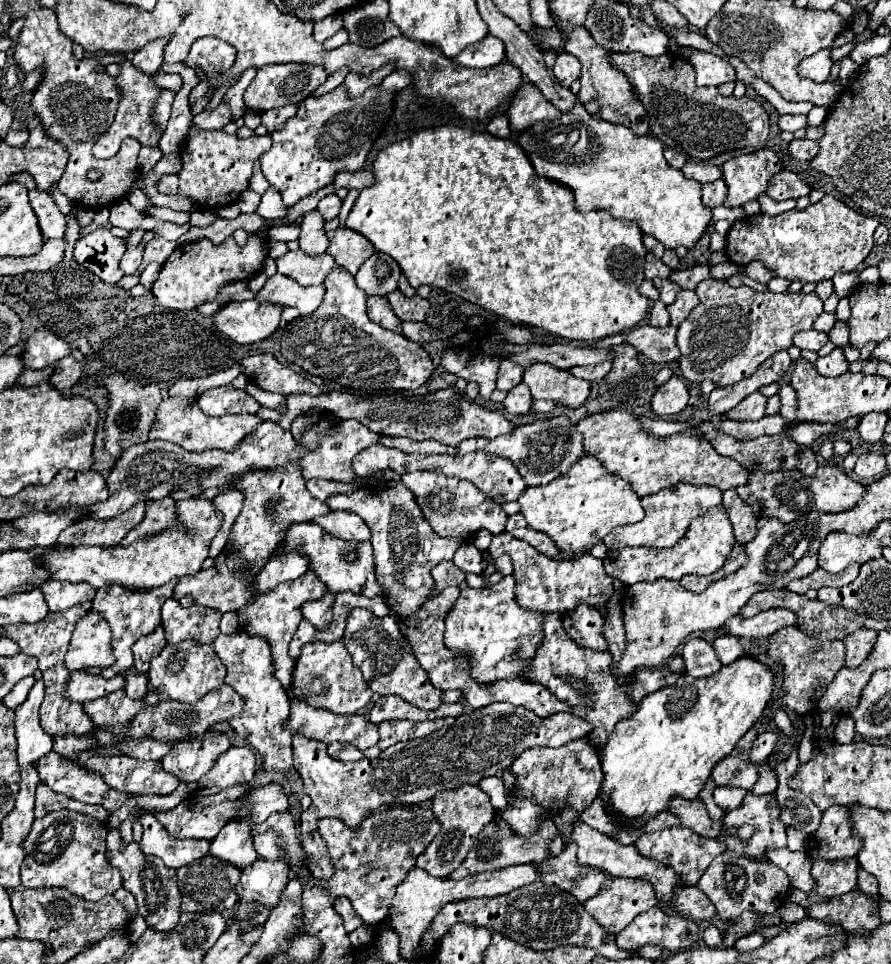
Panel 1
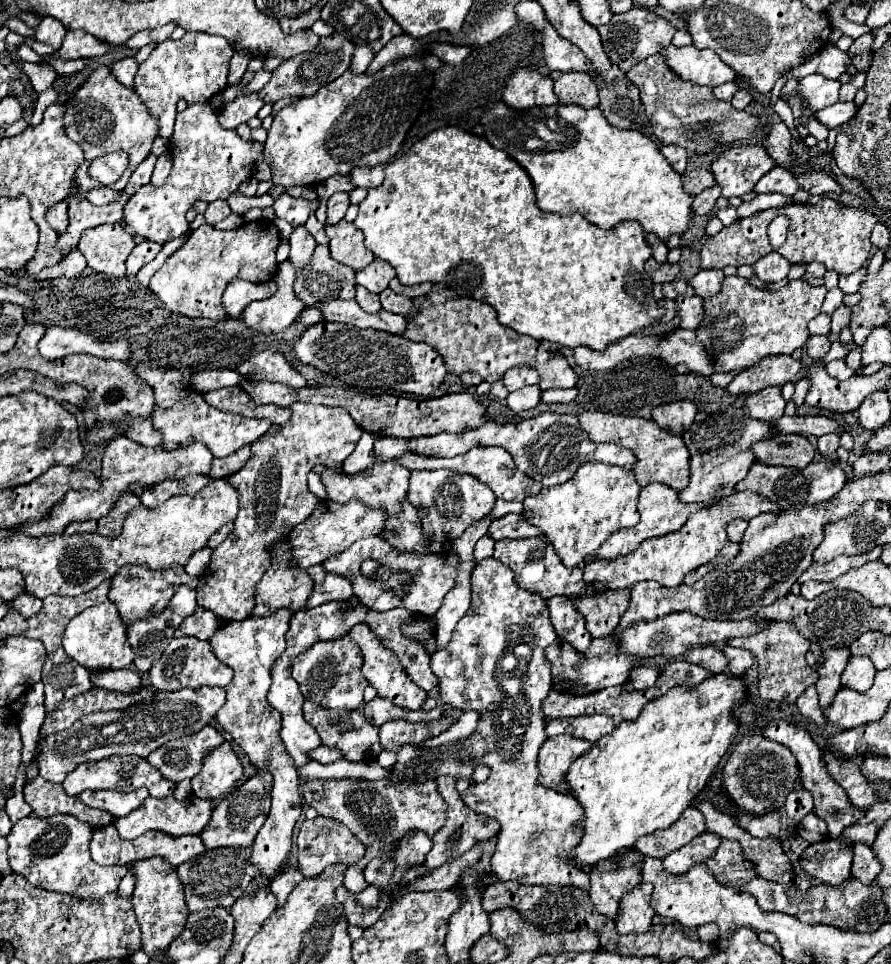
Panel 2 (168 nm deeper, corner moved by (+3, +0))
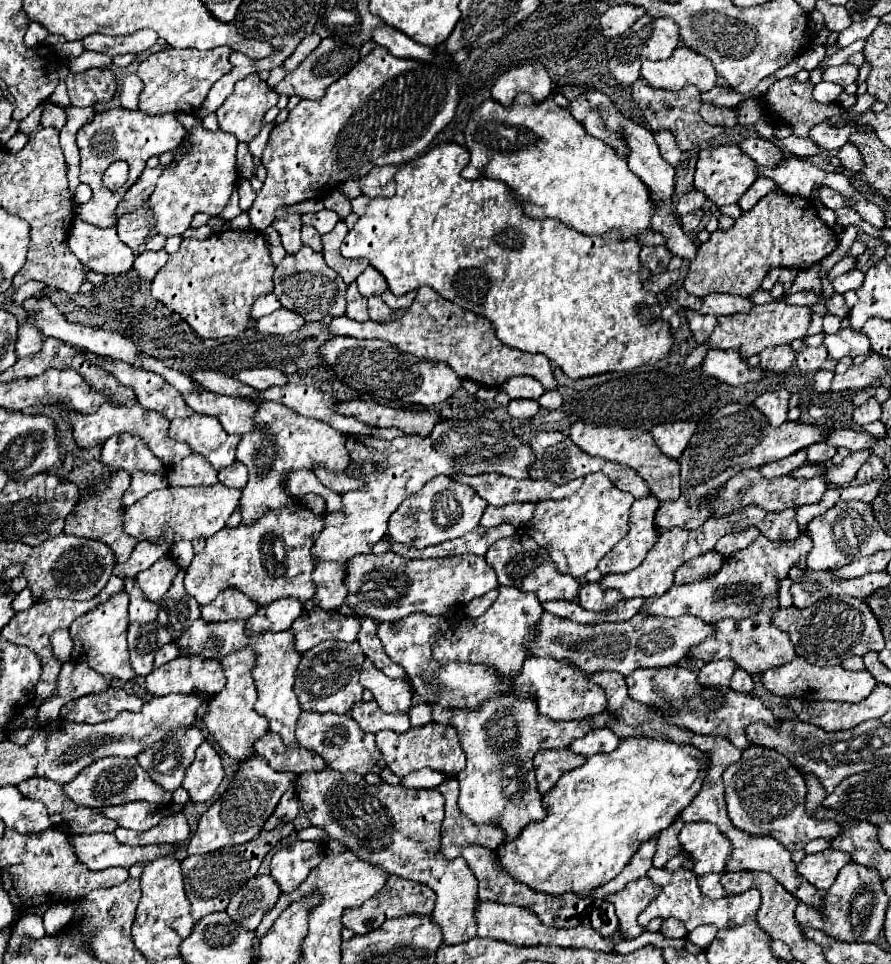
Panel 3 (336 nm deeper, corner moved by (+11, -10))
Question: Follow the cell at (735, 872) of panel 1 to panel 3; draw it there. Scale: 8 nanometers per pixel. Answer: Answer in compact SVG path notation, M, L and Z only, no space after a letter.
M696 822L686 824L678 836L684 852L696 858L694 874L706 874L706 870L724 872L724 862L728 858L728 840L714 824Z

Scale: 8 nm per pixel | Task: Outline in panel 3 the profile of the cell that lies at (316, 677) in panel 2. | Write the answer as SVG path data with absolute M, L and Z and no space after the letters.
M320 642L312 650L302 654L294 690L300 698L300 708L308 712L334 712L346 714L350 708L362 700L362 684L358 682L358 672L364 662L364 652L358 642Z

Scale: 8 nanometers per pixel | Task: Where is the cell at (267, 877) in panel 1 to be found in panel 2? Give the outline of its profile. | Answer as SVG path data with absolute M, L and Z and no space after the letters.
M280 610L266 618L246 618L240 622L228 622L222 628L218 628L216 634L210 638L210 646L216 658L234 670L234 678L226 686L226 702L220 708L220 712L216 712L216 720L242 746L252 764L258 770L268 770L274 778L272 806L264 826L260 828L252 844L250 856L250 864L260 870L260 878L264 882L270 882L278 872L286 868L288 854L292 848L292 830L302 814L302 798L298 792L300 776L280 738L282 716L266 700L266 694L272 684L272 666L286 648L284 634L288 630L290 616L292 612Z

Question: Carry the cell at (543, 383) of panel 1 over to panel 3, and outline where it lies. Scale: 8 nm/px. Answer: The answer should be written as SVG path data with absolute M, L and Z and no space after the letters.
M430 286L418 288L412 306L398 320L356 322L350 320L348 316L340 316L340 318L332 318L328 332L340 336L352 336L352 338L366 338L366 340L370 338L388 340L402 352L410 352L426 360L446 362L460 378L474 380L488 388L498 388L498 376L500 376L500 386L508 382L512 376L532 376L540 380L546 390L556 388L556 378L552 374L548 358L542 358L542 354L524 354L520 350L512 350L510 346L504 346L496 338L490 320L486 320L484 316L476 316L474 312L468 312L454 302L444 300Z

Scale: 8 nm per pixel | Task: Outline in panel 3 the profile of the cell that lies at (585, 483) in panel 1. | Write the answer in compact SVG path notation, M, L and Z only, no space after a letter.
M588 474L584 478L582 488L572 496L572 498L564 498L560 502L556 500L548 500L548 502L540 502L536 504L536 514L532 516L532 522L528 522L528 534L542 546L548 550L550 558L554 560L556 568L562 574L568 574L572 578L582 578L588 570L596 568L598 562L626 536L628 532L628 514L630 514L630 506L634 502L634 496L622 490L616 490L616 486L612 486L610 478L606 474Z

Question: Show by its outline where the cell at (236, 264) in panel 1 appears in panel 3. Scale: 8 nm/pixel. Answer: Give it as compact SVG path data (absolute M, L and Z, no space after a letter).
M224 230L220 234L214 234L206 240L188 238L180 244L180 250L170 256L168 266L160 270L152 282L152 296L160 300L164 306L178 312L200 338L230 338L238 336L248 328L248 322L252 320L250 310L258 296L270 294L274 264L270 260L268 244L264 240L262 232L254 230Z

